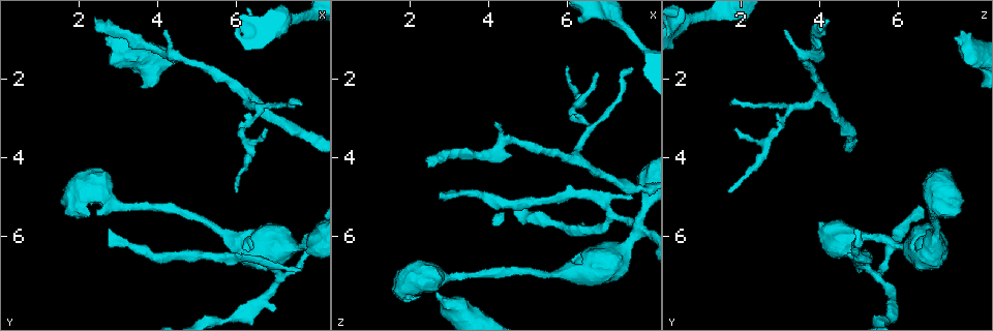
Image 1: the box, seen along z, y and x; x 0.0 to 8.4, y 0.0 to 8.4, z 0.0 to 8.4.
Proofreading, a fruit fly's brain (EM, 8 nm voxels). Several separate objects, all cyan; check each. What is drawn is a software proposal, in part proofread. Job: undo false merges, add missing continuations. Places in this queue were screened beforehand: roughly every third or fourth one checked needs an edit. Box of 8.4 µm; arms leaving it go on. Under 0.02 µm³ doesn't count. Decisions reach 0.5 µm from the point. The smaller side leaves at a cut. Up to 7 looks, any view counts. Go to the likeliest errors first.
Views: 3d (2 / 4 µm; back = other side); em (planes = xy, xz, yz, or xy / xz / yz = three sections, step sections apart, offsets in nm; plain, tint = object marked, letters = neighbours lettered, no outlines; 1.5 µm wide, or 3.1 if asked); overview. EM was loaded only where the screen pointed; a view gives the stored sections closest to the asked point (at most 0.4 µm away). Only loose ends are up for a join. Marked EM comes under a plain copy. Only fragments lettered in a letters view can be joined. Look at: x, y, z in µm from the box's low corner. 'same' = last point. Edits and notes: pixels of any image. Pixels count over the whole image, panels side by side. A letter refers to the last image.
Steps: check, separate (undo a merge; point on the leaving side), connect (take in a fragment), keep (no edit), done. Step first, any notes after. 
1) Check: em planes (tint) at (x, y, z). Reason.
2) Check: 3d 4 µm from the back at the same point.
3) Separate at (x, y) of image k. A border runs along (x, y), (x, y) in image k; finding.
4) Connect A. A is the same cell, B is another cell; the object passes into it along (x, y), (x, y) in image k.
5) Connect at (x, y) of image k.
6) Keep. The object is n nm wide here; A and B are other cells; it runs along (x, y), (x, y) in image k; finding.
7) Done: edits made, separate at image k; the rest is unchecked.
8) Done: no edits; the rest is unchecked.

Check: 3d 2 µm at (2.65, 1.00, 7.40). Thick end.

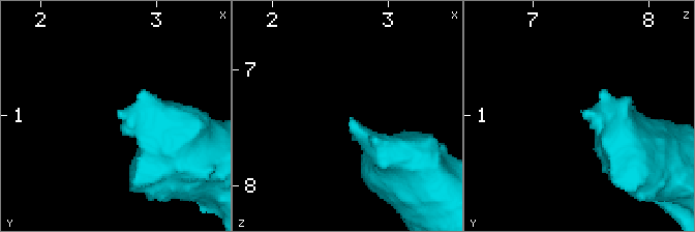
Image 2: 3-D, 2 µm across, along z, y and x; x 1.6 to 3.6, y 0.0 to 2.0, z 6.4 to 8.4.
Check: em yz step 8 (letters) at (2.66, 0.98, 7.42).

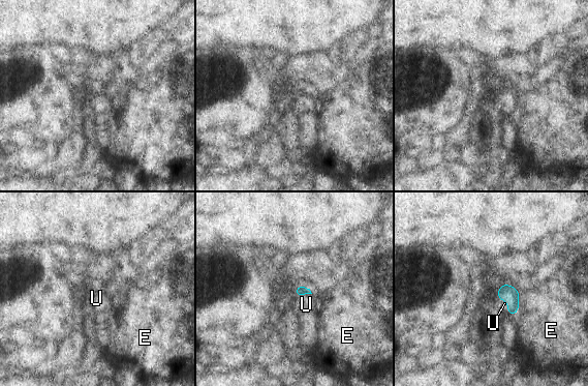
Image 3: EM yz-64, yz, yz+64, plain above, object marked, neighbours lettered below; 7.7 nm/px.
Connect U. U is the same cell, E is another cell; the object passes into it along (300, 291), (302, 294), (306, 304) in image 3; the neuron continues.

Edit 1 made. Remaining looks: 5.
Check: 3d 4 µm at (6.00, 4.85, 1.70). Thin end.

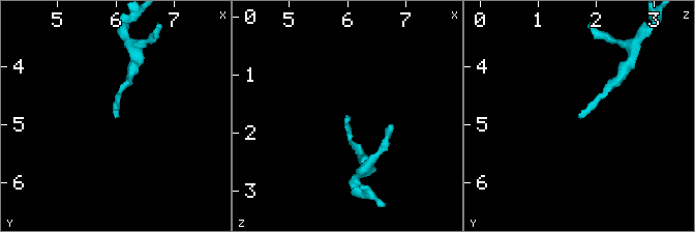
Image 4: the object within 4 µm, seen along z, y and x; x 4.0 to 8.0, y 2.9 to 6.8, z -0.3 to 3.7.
Check: em xy step 4 (tint) at (6.00, 4.85, 1.70).

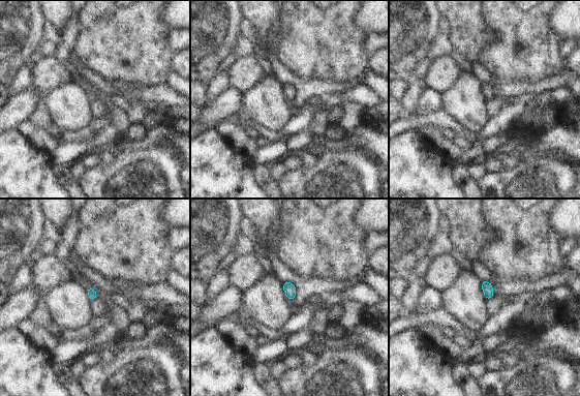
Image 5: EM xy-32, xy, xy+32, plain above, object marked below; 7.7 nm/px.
Check: em planes (letters) at the same point. Another direction.

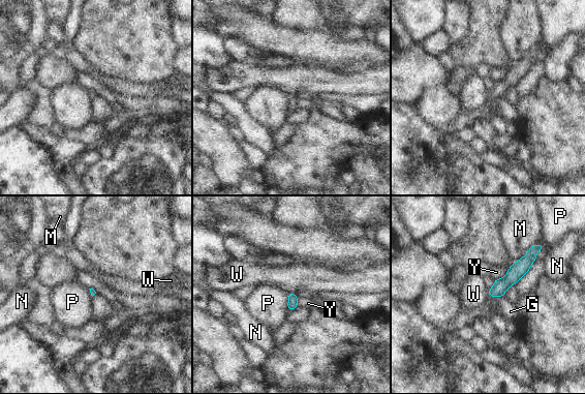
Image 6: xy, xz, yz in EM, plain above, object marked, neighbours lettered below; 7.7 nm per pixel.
Keep. G, M, N, P, W and Y are other cells; a border runs along (543, 244), (534, 260) in image 6; no lettered fragment goes on from it.

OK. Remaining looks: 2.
Done: edits made, connect at image 3; the rest is unchecked.

